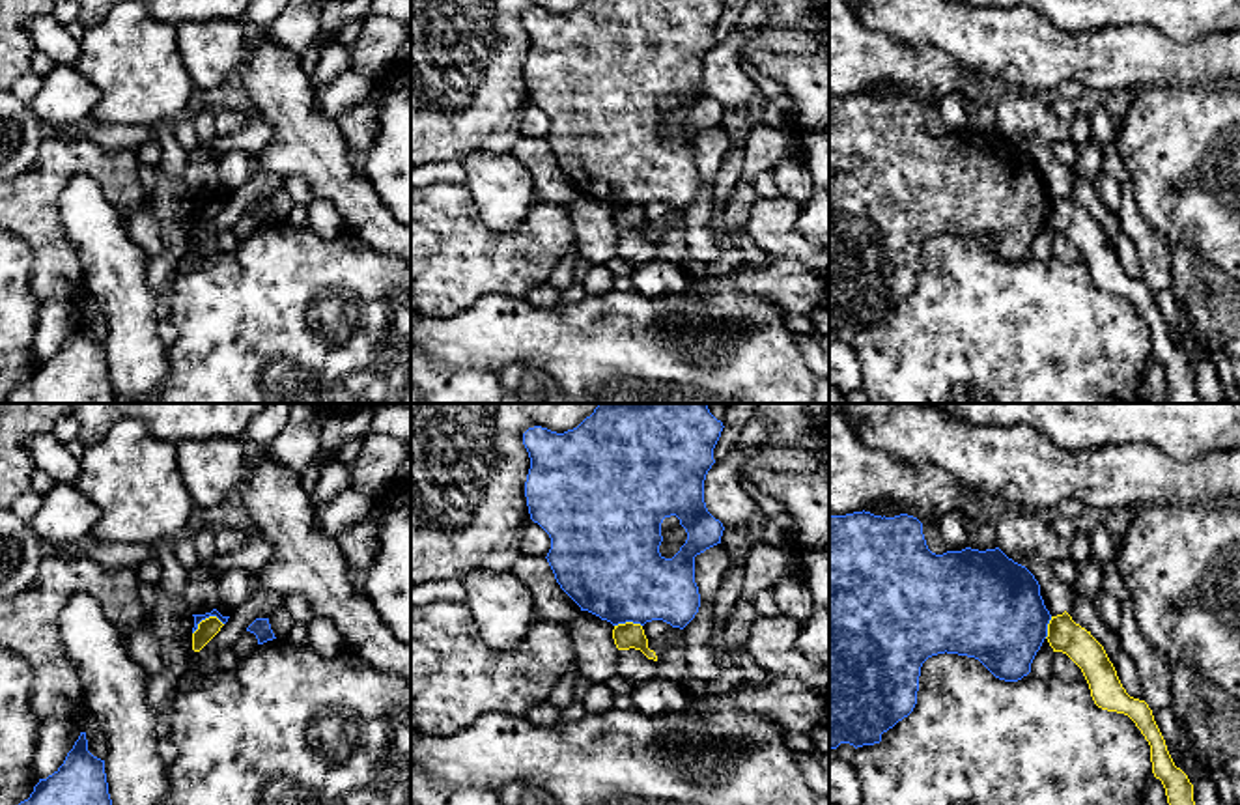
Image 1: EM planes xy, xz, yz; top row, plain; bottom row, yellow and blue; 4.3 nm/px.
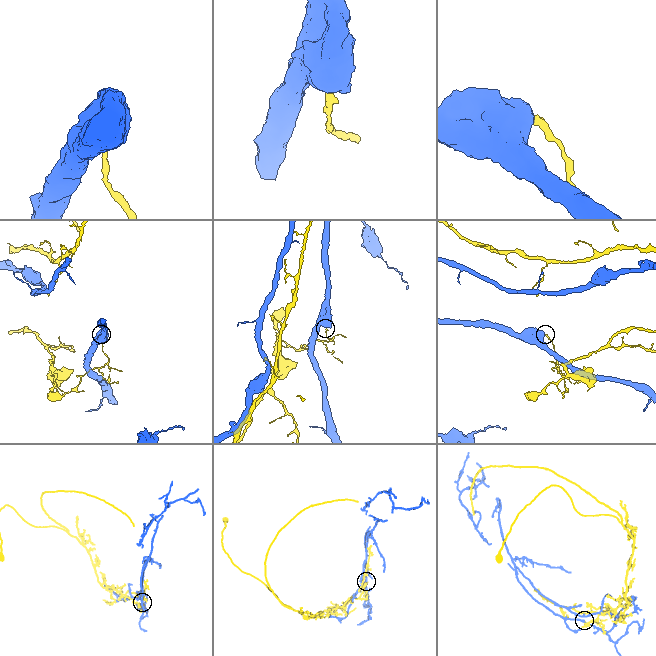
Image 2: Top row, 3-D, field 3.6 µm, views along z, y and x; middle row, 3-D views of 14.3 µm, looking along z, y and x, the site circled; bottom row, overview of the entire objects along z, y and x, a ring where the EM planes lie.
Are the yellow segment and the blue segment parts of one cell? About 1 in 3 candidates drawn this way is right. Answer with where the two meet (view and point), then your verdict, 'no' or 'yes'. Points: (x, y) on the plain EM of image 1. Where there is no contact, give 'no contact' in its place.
contact xy (206, 200); no

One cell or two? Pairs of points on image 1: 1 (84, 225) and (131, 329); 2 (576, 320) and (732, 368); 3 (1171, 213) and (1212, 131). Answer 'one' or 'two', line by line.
1: one
2: one
3: one

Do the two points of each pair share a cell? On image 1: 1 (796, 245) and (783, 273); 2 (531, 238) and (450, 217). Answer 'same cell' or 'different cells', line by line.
1: different cells
2: same cell

